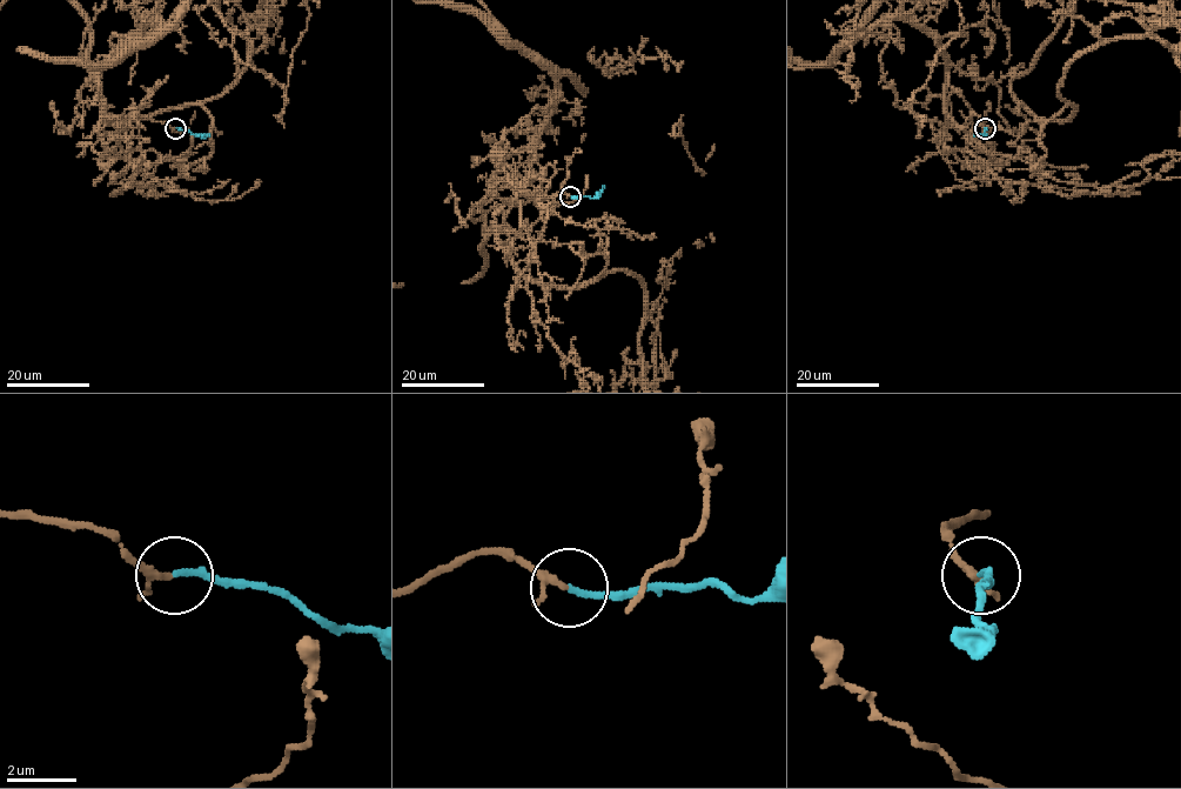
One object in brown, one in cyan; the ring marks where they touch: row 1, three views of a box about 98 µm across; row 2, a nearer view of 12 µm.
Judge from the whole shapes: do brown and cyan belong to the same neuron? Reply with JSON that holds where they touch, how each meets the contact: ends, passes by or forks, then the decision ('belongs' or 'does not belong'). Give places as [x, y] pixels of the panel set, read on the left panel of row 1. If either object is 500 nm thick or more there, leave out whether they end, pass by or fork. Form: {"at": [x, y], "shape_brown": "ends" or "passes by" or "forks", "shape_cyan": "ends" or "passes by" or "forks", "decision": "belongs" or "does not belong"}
{"at": [175, 128], "shape_brown": "passes by", "shape_cyan": "ends", "decision": "belongs"}

